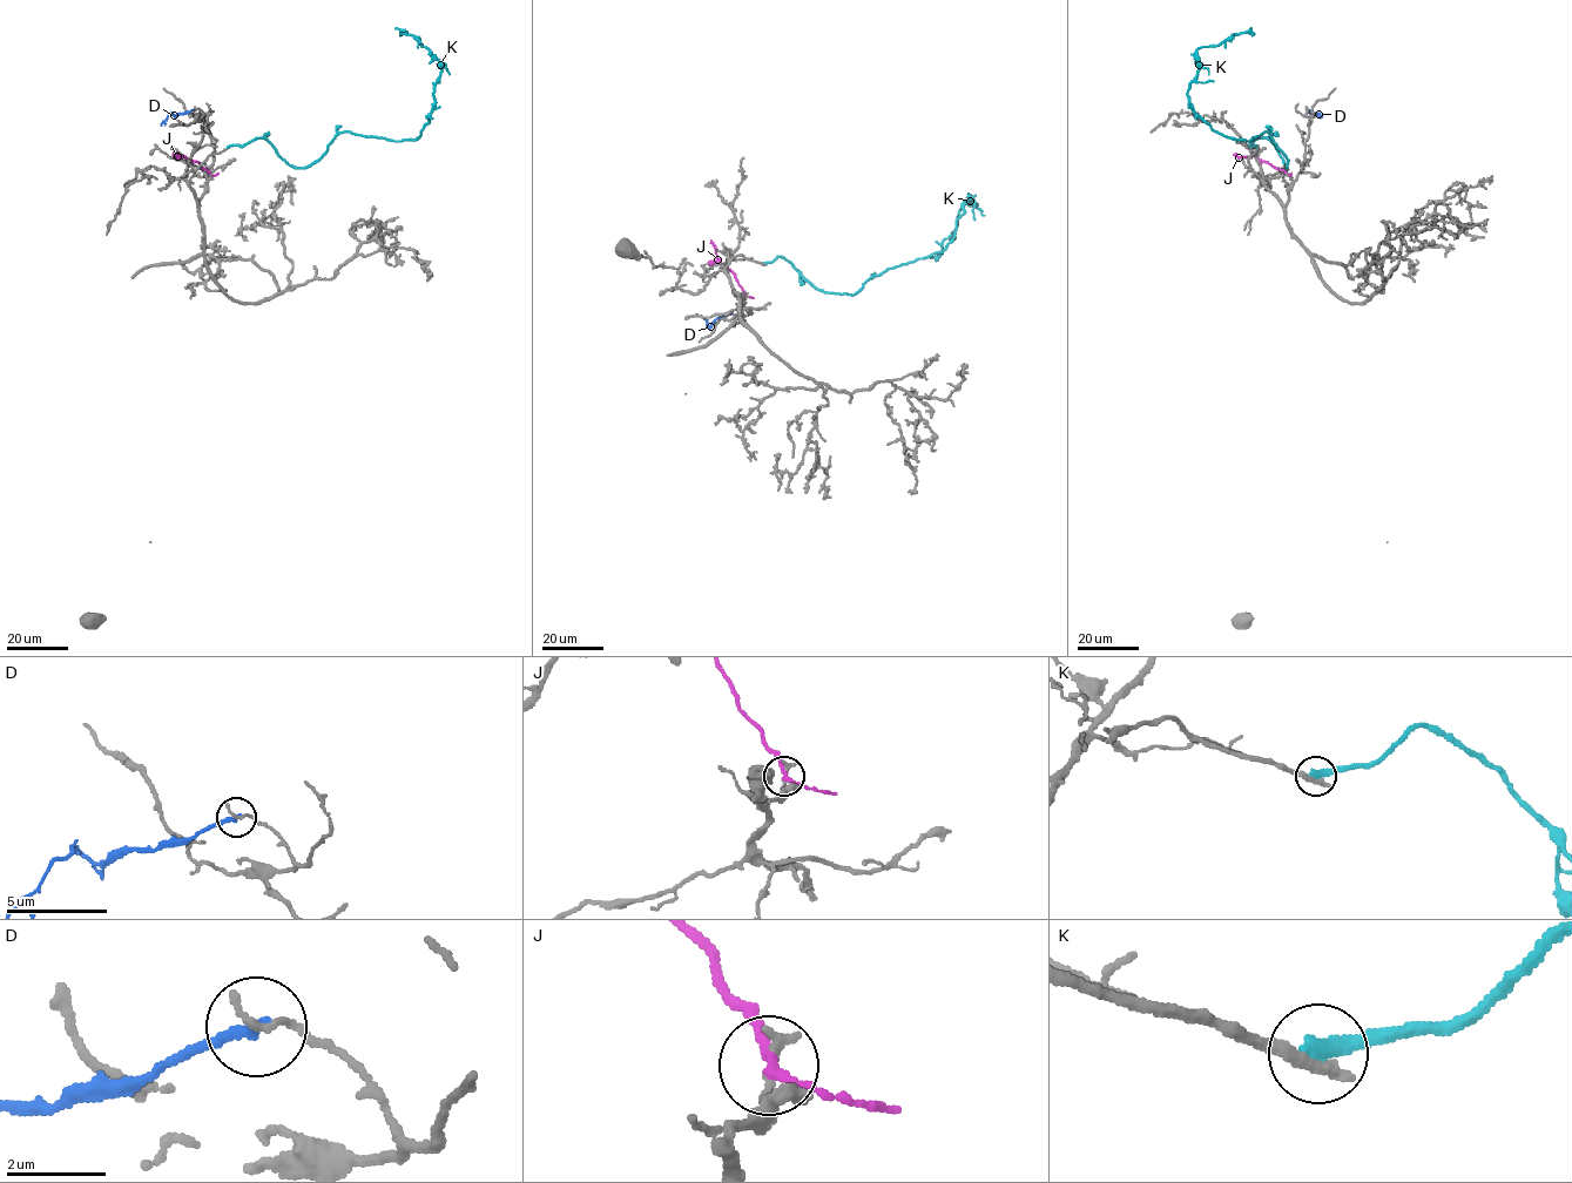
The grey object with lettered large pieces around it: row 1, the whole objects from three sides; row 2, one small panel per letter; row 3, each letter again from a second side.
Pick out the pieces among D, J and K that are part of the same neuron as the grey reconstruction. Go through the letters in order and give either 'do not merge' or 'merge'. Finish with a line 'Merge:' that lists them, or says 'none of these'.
D: do not merge
J: do not merge
K: do not merge
Merge: none of these

